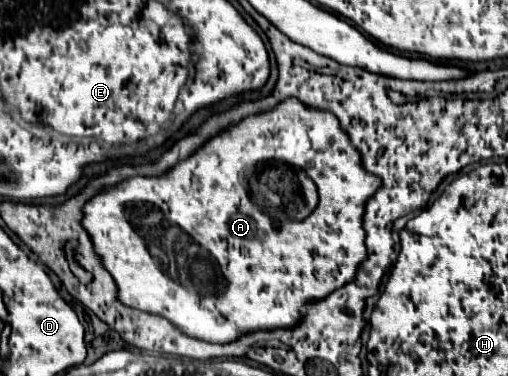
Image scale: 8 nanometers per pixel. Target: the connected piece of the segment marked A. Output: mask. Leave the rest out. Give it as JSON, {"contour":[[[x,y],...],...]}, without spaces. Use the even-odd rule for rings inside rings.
{"contour":[[[287,99],[281,105],[277,105],[273,111],[261,113],[261,115],[255,115],[255,117],[247,117],[239,125],[235,125],[235,127],[227,129],[225,133],[221,133],[219,137],[207,141],[189,159],[177,163],[165,177],[133,177],[133,179],[127,179],[127,181],[123,181],[115,187],[109,187],[107,191],[99,193],[83,209],[83,213],[85,213],[83,227],[91,235],[95,251],[103,257],[105,269],[113,275],[113,279],[119,287],[121,303],[125,303],[127,307],[133,307],[133,309],[143,309],[143,311],[149,311],[149,313],[163,315],[165,319],[169,319],[173,325],[177,325],[179,329],[183,329],[191,337],[205,339],[205,341],[215,341],[215,343],[229,343],[229,341],[235,341],[239,335],[243,335],[247,331],[293,327],[301,319],[301,307],[303,307],[305,301],[323,299],[331,291],[349,283],[355,277],[355,271],[357,271],[359,263],[367,255],[365,253],[365,243],[363,243],[365,231],[361,227],[363,207],[365,207],[365,201],[373,195],[373,191],[379,189],[379,185],[381,185],[379,179],[375,179],[373,175],[363,171],[359,153],[351,145],[345,131],[339,129],[339,121],[337,121],[335,115],[331,115],[327,111],[309,109],[297,99]],[[293,167],[303,169],[319,189],[317,207],[307,217],[303,217],[299,221],[293,219],[291,189],[283,189],[283,181],[281,181],[281,177],[291,177],[293,175]]]}

